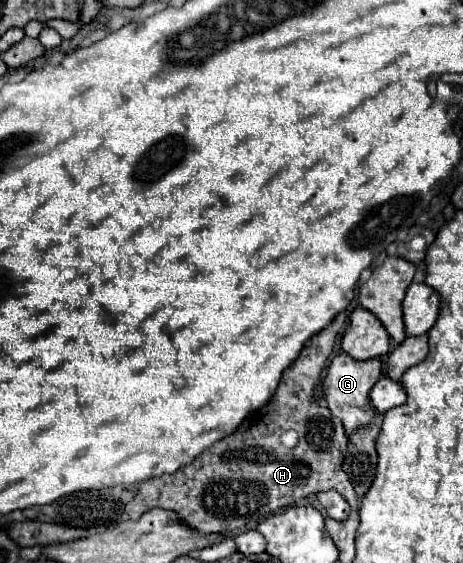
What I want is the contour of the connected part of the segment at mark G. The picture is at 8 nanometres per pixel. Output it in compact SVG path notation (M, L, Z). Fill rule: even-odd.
M340 352L332 358L330 366L328 366L328 374L322 382L322 398L326 400L330 412L342 420L344 430L350 434L354 428L358 426L366 426L366 424L378 424L382 422L382 416L376 414L370 406L370 388L376 384L376 380L382 376L382 368L380 368L380 360L354 360L350 358L346 352Z

